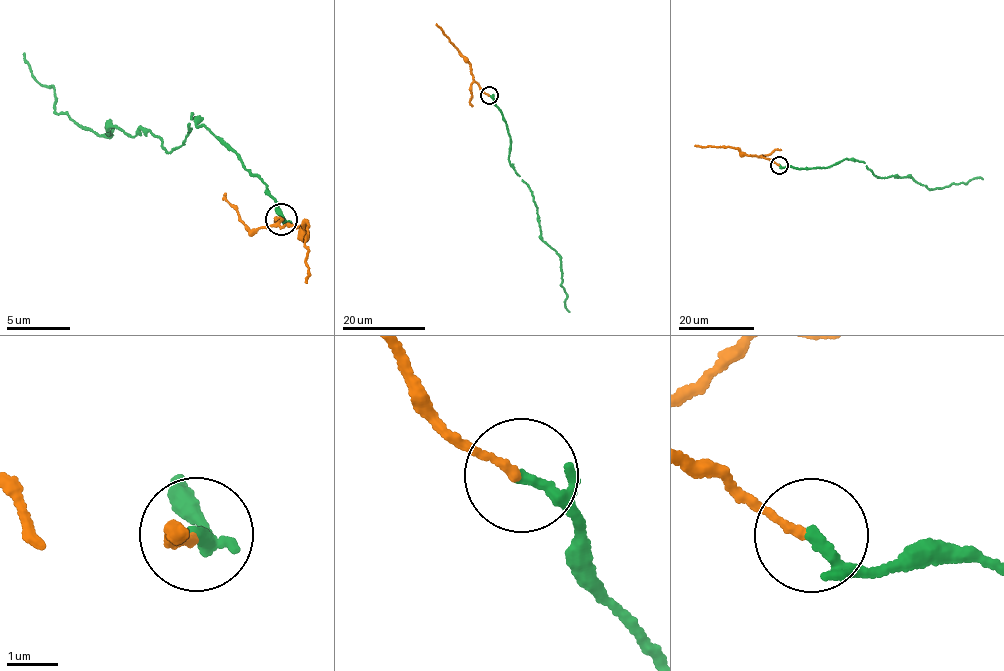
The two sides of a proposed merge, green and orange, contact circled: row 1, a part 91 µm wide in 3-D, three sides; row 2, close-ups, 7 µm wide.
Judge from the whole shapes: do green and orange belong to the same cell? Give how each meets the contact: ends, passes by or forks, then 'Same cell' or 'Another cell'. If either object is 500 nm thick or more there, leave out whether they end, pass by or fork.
At the ring green passes by. At the ring orange ends. Same cell

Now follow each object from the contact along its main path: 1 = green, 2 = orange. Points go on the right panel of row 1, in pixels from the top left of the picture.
1: (779, 165), (822, 168), (854, 158), (865, 162), (878, 177), (909, 176), (930, 189), (982, 179)
2: (779, 164), (759, 156), (747, 155), (732, 147), (694, 145)

